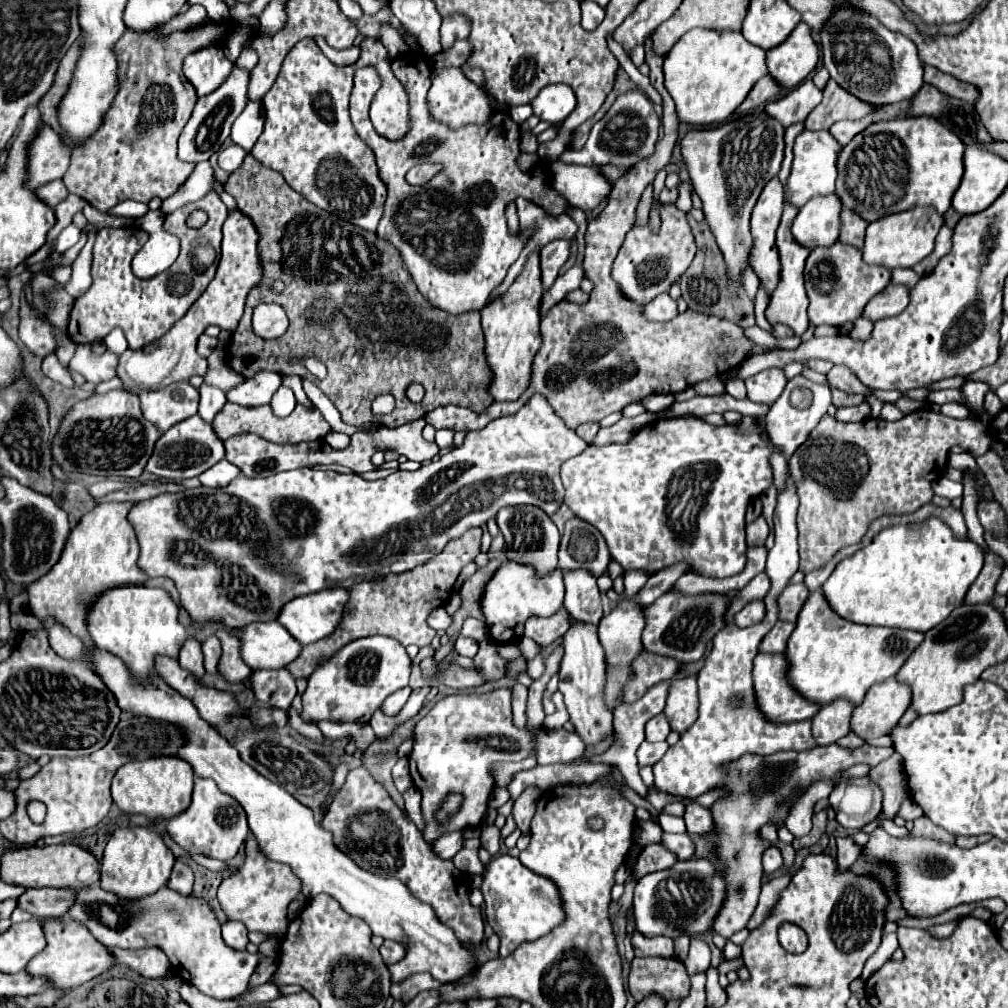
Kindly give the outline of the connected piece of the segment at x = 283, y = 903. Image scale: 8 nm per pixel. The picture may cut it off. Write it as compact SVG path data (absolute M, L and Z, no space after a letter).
M249 837L245 843L245 865L239 869L237 875L229 875L219 885L217 899L221 903L221 909L225 911L229 921L241 921L249 931L259 931L265 935L286 933L289 927L287 905L301 891L301 881L291 873L291 867L267 859L259 851L255 837Z

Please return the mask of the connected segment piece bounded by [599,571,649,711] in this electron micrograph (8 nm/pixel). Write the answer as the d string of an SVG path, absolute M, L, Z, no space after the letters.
M627 571L625 573L625 589L621 593L619 605L599 621L599 641L605 649L605 665L607 665L603 699L607 701L607 707L611 711L625 703L623 693L625 693L627 683L631 681L631 675L633 675L633 661L643 653L641 633L643 633L643 625L645 625L645 615L643 615L643 607L635 601L635 595L639 595L639 591L645 587L647 579L649 579L647 571Z

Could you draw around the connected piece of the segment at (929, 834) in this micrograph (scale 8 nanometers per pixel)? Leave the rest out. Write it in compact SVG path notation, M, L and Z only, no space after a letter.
M919 817L919 819L915 819L915 827L913 827L911 835L915 835L915 837L935 839L935 841L941 841L941 843L947 843L947 845L955 845L955 837L953 837L951 833L941 831L939 827L935 827L927 817Z

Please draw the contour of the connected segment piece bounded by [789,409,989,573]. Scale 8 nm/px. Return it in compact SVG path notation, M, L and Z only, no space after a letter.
M919 409L893 423L873 417L859 423L839 423L835 417L823 415L819 425L811 431L809 439L801 445L801 449L795 451L789 461L801 501L797 513L801 557L799 571L815 571L823 567L841 547L859 543L873 519L881 515L913 513L921 505L929 503L933 497L931 483L943 477L947 469L947 453L951 447L961 447L969 455L981 457L989 451L989 433L975 417L951 419L935 413L933 409Z

